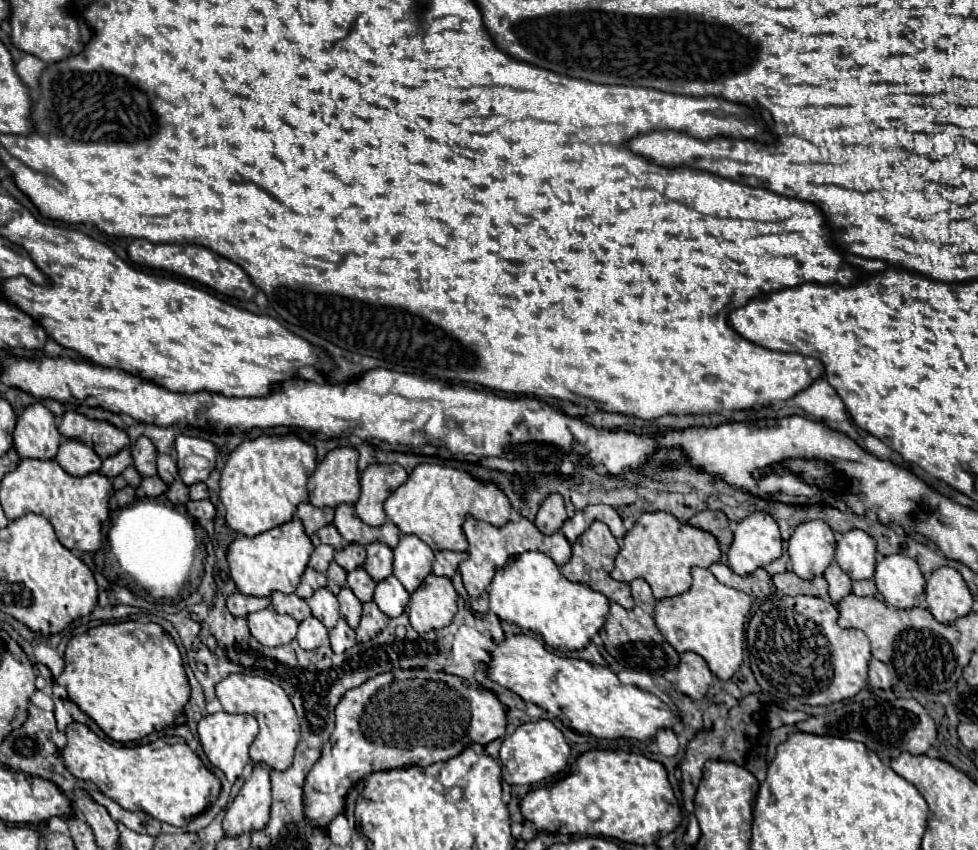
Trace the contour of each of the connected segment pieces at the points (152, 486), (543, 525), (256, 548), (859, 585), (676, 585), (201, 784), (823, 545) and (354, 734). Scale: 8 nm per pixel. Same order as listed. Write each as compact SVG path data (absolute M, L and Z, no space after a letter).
M144 477L142 479L142 489L148 497L158 497L168 489L168 485L160 477Z
M552 493L550 497L546 497L538 509L538 515L536 515L536 527L550 535L550 533L556 533L560 531L564 519L566 519L566 505L564 505L564 499L560 493Z
M294 517L292 521L278 525L274 529L268 529L260 535L236 537L230 543L226 557L230 565L230 577L234 579L238 589L246 595L264 597L264 595L270 595L272 591L294 593L312 551L314 551L314 545L302 527L302 521Z
M862 579L862 581L854 581L852 583L852 593L854 595L866 595L866 597L874 597L878 593L876 585L872 579Z
M666 511L642 513L634 527L624 535L624 545L616 557L614 571L610 573L616 581L630 583L632 579L644 579L656 599L674 597L690 589L692 567L710 567L720 559L720 547L714 535L708 531L698 531L690 523L680 523L674 515Z
M70 723L66 739L66 747L60 749L66 769L74 777L94 783L128 811L146 811L164 823L184 827L190 817L208 809L220 793L220 781L204 767L182 737L160 737L154 743L126 747L100 739L82 723Z
M812 519L796 527L788 541L792 571L802 579L814 579L834 561L836 537L828 523Z
M400 671L400 673L382 673L356 689L350 689L336 707L336 729L330 741L322 749L322 757L316 761L312 771L306 777L304 785L304 803L306 815L312 825L326 827L344 809L344 797L352 785L374 771L398 769L410 765L432 765L456 757L460 751L472 743L486 745L506 731L506 709L492 691L480 691L472 687L466 679L448 675L444 671Z

